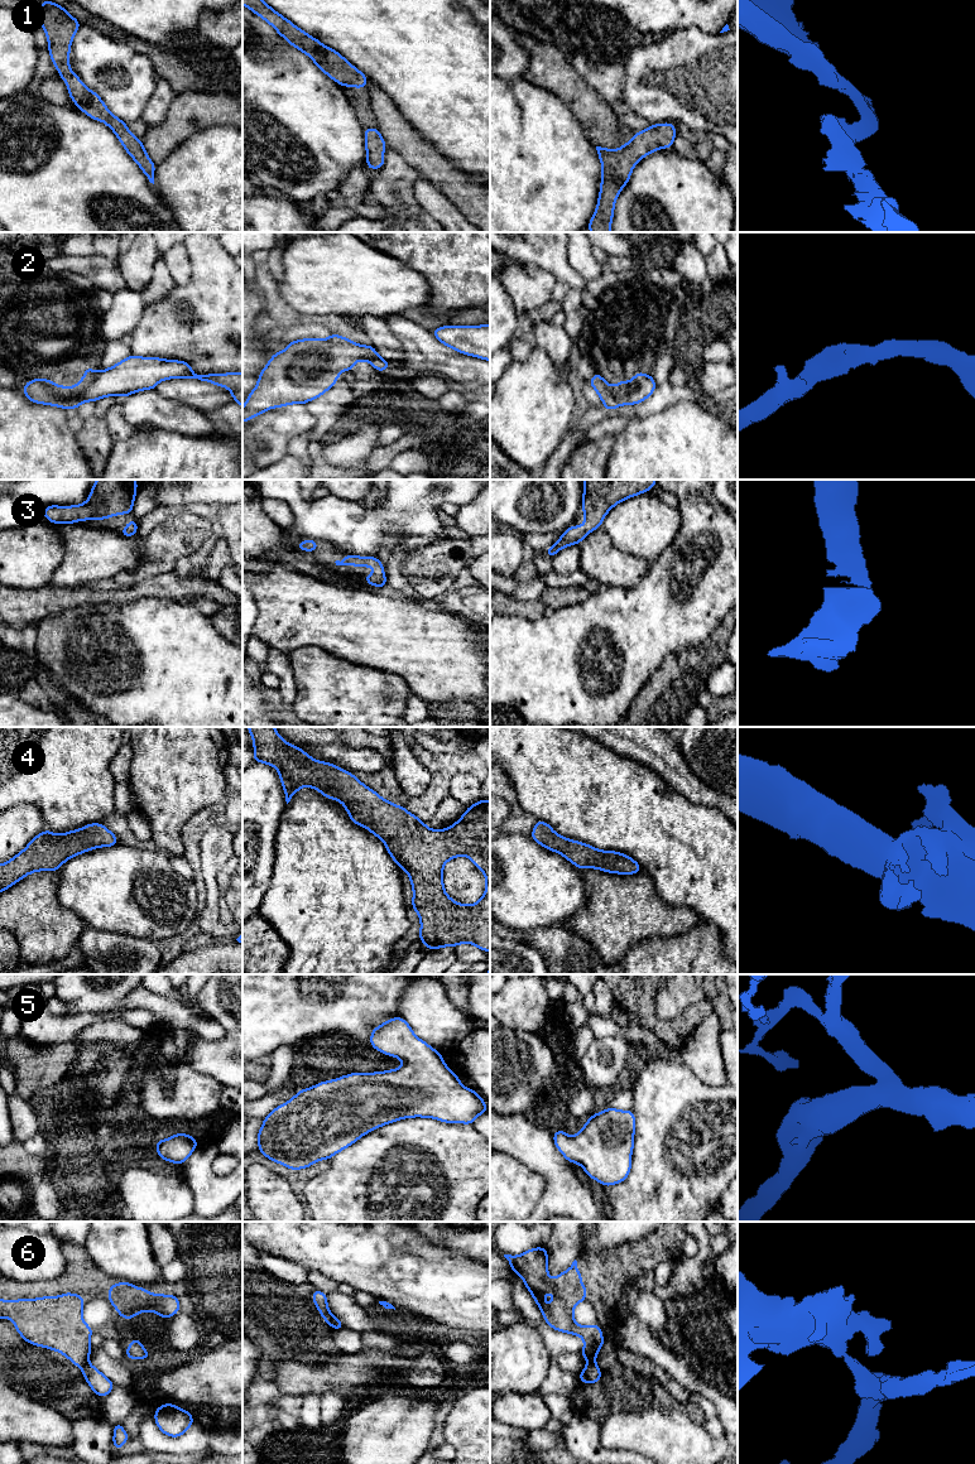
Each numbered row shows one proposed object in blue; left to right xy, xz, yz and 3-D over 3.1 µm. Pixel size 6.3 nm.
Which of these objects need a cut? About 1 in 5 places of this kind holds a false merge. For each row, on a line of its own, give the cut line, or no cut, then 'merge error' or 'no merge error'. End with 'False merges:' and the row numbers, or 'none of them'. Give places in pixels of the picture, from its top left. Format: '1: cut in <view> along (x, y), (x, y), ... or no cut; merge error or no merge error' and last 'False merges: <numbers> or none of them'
1: no cut; no merge error
2: no cut; no merge error
3: no cut; no merge error
4: no cut; no merge error
5: no cut; no merge error
6: cut in xz along (334, 1316), (330, 1324); merge error
False merges: 6

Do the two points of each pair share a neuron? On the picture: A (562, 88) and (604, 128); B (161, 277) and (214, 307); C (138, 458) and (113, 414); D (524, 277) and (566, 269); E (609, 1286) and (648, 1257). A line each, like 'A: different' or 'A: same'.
A: same
B: different
C: different
D: different
E: same

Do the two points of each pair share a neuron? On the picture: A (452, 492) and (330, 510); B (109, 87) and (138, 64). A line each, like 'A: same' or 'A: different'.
A: same
B: same

